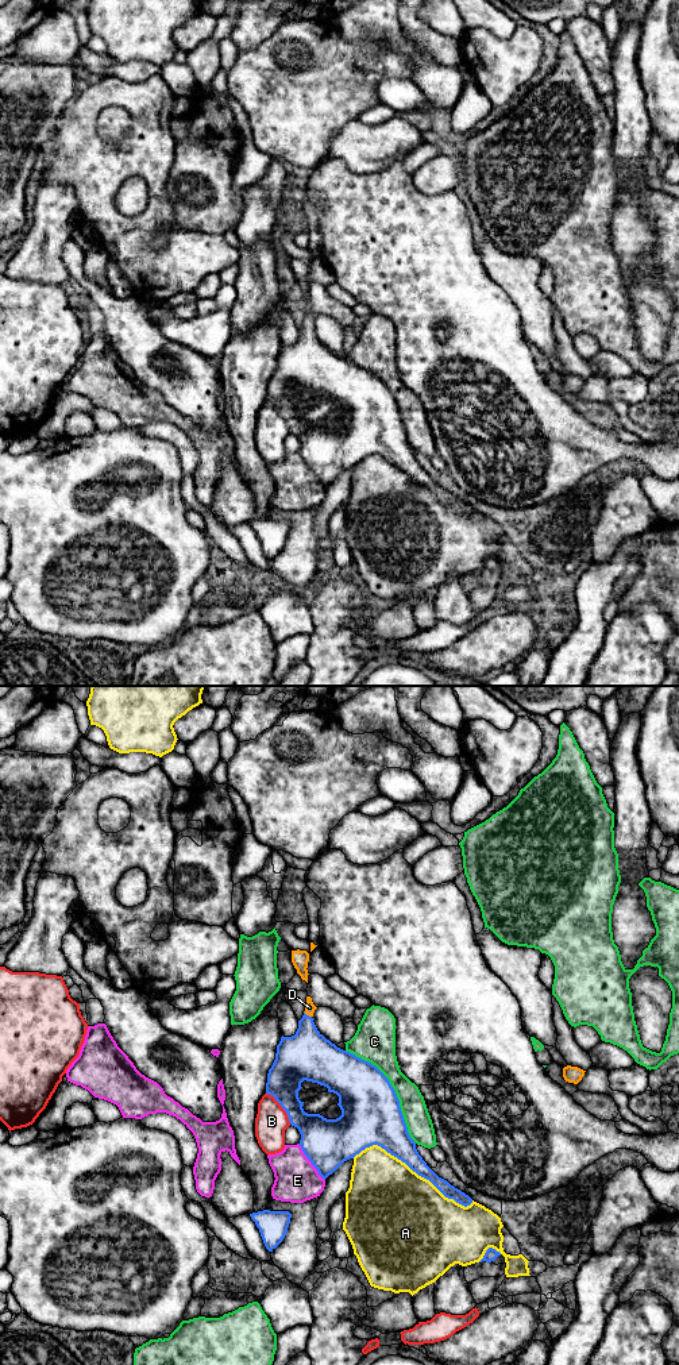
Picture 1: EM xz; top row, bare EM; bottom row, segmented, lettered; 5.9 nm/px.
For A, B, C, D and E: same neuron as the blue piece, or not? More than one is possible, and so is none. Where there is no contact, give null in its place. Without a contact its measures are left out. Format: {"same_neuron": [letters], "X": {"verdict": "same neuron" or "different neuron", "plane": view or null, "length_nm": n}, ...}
{"same_neuron": ["D"], "A": {"verdict": "different neuron", "plane": "xz", "length_nm": 750}, "B": {"verdict": "different neuron", "plane": "xz", "length_nm": 240}, "C": {"verdict": "different neuron", "plane": "xz", "length_nm": 700}, "D": {"verdict": "same neuron", "plane": "xz", "length_nm": 60}, "E": {"verdict": "different neuron", "plane": "xz", "length_nm": 280}}

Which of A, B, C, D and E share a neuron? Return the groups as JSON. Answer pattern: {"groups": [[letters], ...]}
{"groups": [["A"], ["B"], ["C"], ["D"], ["E"]]}

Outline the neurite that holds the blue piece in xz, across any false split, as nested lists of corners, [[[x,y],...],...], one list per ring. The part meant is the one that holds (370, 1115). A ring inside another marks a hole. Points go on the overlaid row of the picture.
[[[306,996],[296,1034],[281,1037],[266,1094],[275,1098],[290,1125],[298,1129],[298,1145],[319,1175],[325,1180],[344,1161],[378,1145],[429,1180],[445,1198],[470,1206],[472,1199],[439,1177],[418,1154],[389,1079],[371,1063],[327,1040],[313,1022],[316,1009]],[[304,1080],[336,1094],[342,1115],[327,1119],[305,1113],[298,1098]]]

